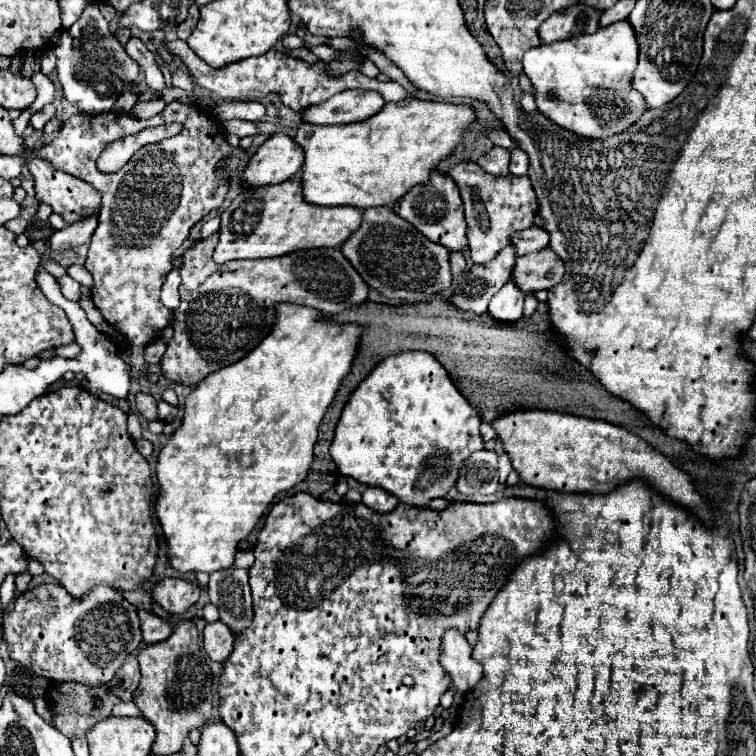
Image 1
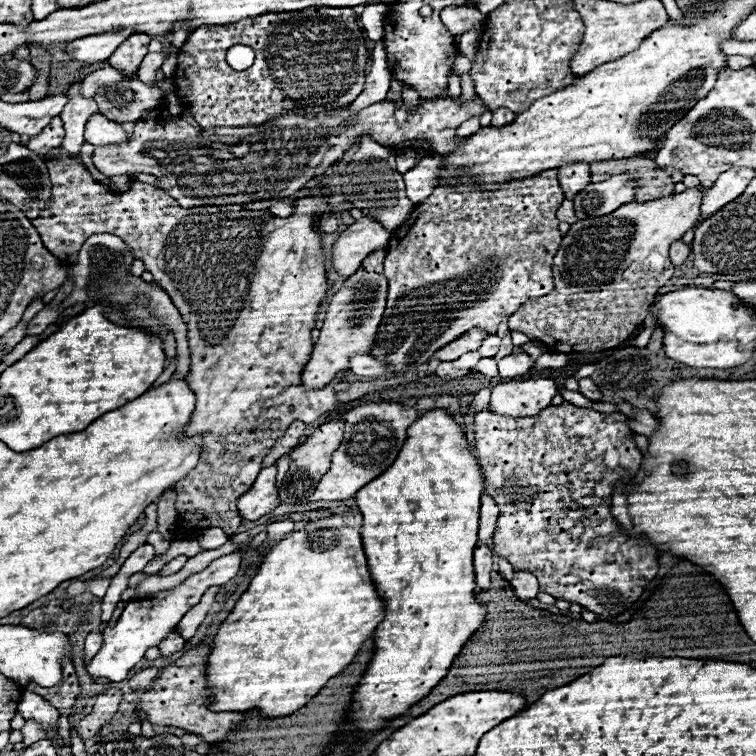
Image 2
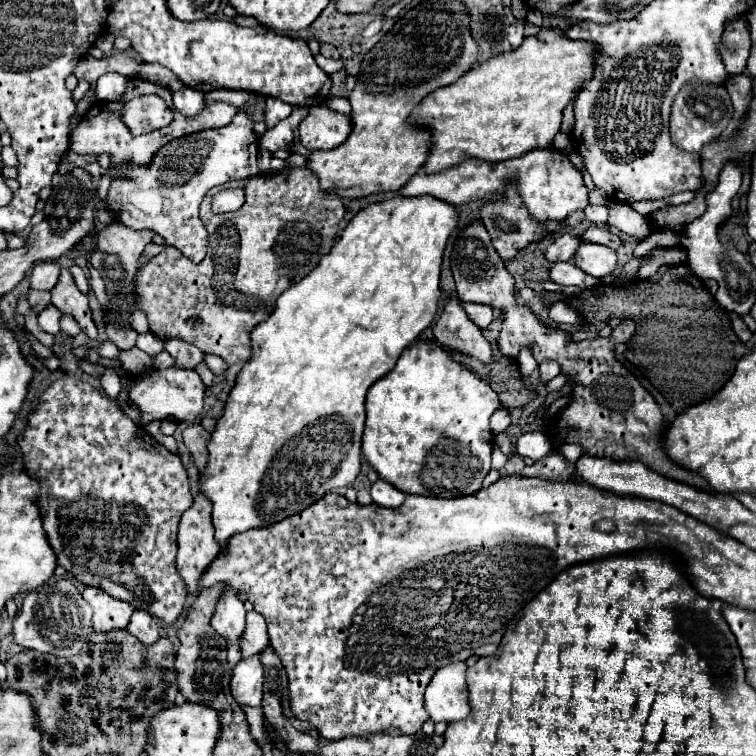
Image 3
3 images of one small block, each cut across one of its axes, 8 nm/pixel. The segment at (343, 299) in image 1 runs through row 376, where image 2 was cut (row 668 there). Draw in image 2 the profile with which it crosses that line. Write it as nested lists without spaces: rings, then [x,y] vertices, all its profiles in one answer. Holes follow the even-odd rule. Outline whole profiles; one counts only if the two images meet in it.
[[[210,644],[196,646],[188,654],[184,654],[180,660],[176,660],[172,666],[166,666],[158,680],[150,686],[148,692],[144,692],[134,706],[138,720],[148,720],[150,724],[158,726],[176,726],[190,734],[198,734],[204,738],[204,742],[218,742],[220,738],[226,738],[226,734],[232,730],[234,724],[238,724],[246,712],[210,712],[206,708],[206,698],[210,696],[210,690],[206,686],[206,660],[210,654]]]

